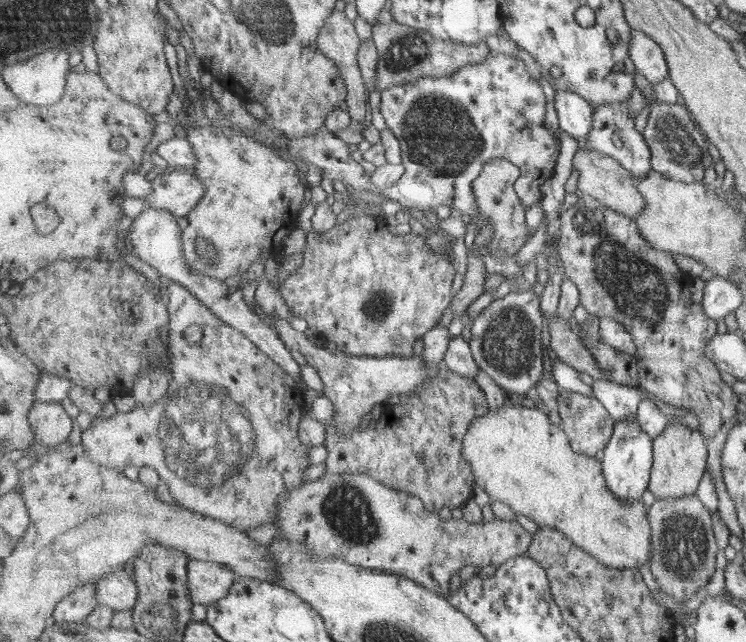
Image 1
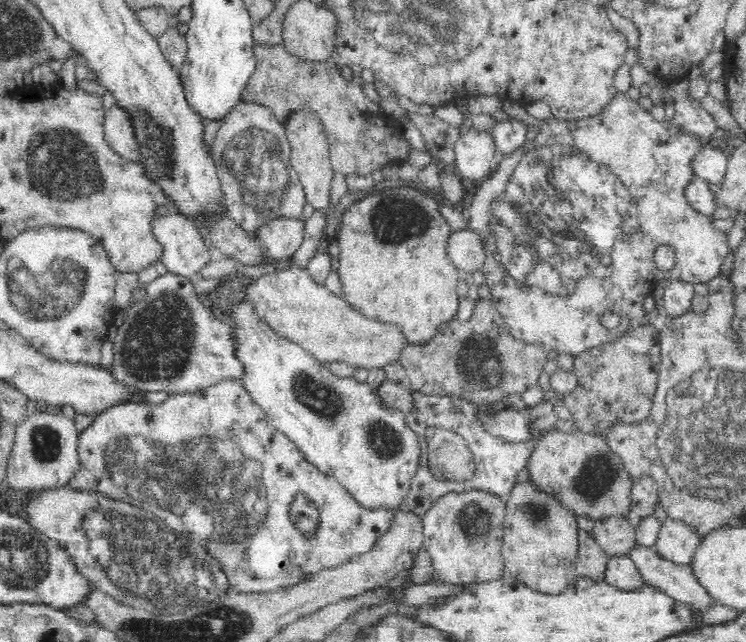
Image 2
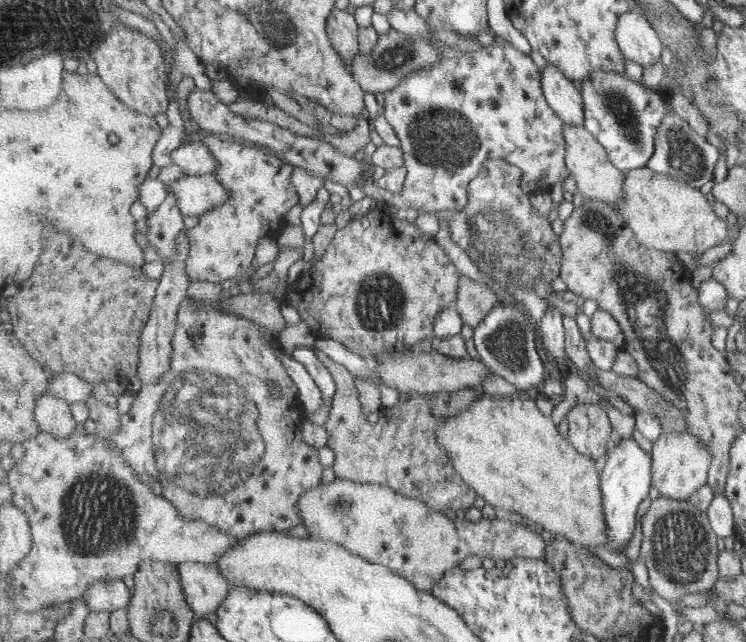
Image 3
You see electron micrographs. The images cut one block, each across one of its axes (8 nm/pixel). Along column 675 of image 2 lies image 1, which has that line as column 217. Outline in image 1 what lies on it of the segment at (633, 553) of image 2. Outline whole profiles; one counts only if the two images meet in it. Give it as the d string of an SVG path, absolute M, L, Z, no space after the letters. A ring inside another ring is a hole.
M192 560L188 565L188 579L193 602L209 608L229 594L237 574L229 565Z

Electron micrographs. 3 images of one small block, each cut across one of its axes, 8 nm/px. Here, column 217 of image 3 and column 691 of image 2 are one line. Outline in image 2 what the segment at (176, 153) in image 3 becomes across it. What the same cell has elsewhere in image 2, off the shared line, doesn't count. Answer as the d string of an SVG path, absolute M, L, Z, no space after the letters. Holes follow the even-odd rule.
M704 142L690 160L693 176L703 178L709 184L719 184L724 180L728 155L720 148Z

